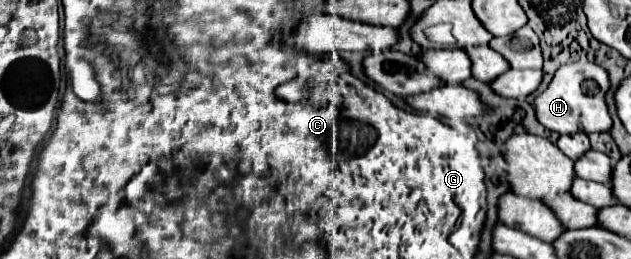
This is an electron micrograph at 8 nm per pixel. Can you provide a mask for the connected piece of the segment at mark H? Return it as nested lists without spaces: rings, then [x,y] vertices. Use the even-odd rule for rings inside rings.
[[[575,61],[575,63],[561,65],[555,71],[549,87],[541,95],[537,95],[533,101],[537,121],[551,131],[567,133],[567,135],[577,133],[577,131],[585,131],[585,133],[609,131],[611,117],[605,103],[607,89],[609,89],[607,71],[599,67],[597,63]]]

